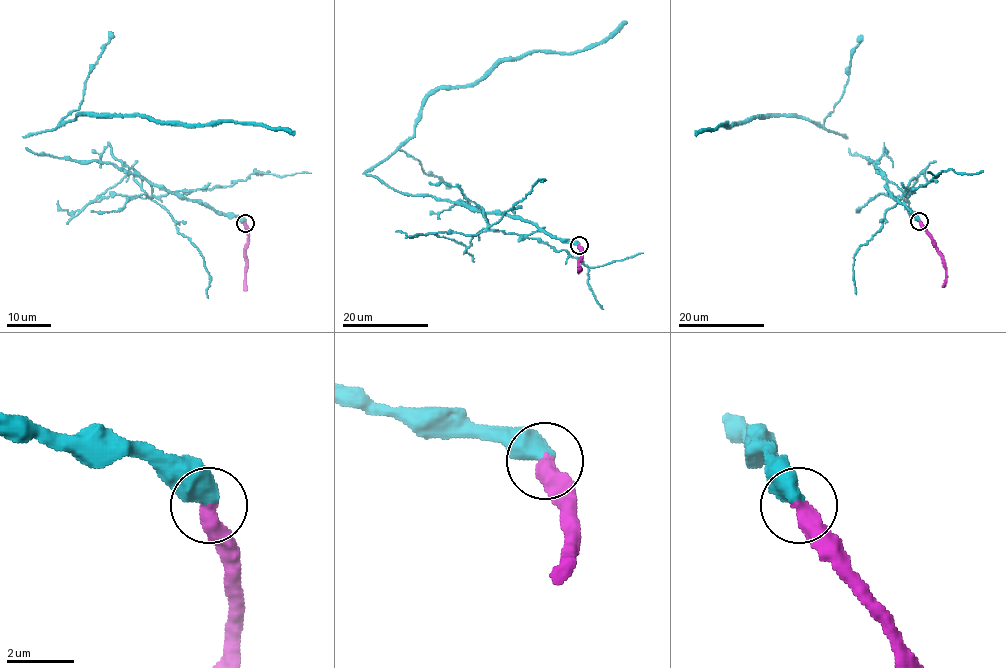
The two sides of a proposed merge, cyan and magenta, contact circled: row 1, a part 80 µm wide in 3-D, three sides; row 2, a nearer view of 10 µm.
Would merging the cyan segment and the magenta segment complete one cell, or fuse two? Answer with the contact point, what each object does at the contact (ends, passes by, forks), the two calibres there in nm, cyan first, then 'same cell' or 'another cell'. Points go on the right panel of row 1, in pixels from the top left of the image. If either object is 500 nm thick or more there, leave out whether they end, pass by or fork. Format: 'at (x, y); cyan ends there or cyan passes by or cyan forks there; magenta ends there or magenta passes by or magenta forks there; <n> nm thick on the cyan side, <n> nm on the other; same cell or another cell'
at (919, 221); 550 nm thick on the cyan side, 480 nm on the other; another cell

